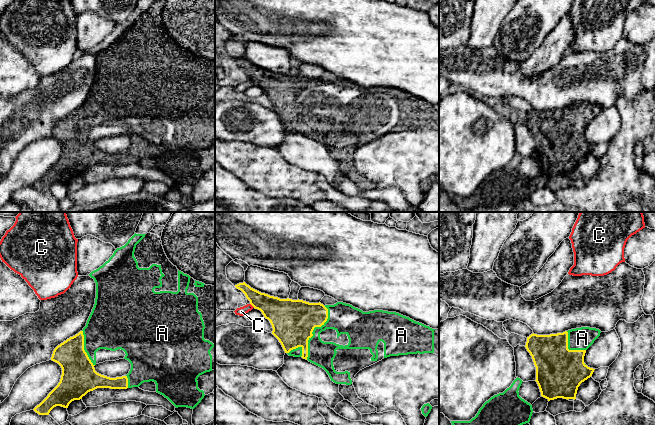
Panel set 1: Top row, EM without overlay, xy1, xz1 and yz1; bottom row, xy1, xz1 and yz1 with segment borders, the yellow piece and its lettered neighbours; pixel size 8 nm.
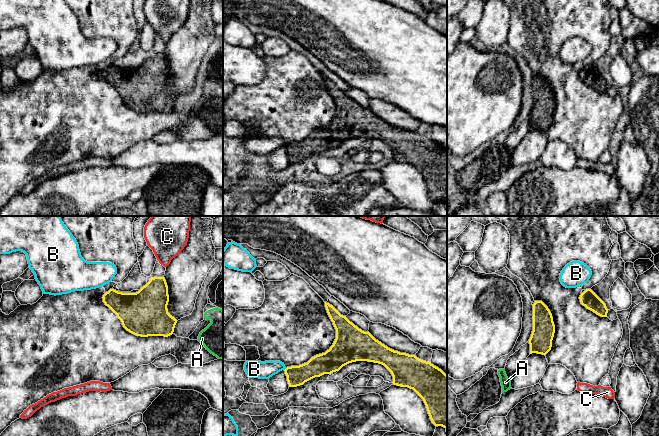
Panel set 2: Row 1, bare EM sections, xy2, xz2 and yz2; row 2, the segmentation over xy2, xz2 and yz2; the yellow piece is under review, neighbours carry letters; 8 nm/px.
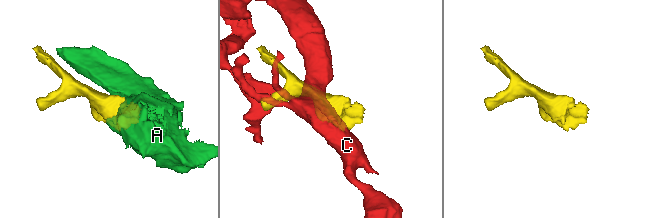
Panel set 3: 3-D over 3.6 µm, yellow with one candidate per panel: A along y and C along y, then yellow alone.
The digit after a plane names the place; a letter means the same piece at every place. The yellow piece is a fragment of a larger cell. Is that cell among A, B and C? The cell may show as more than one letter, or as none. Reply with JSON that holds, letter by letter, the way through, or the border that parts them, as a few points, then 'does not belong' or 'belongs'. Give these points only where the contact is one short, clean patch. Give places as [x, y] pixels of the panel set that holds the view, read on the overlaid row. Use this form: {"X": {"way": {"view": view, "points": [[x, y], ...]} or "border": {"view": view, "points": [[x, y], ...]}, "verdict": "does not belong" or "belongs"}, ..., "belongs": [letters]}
{"A": {"verdict": "belongs"}, "B": {"border": {"view": "xz2", "points": [[286, 368], [284, 370]]}, "verdict": "does not belong"}, "C": {"border": {"view": "xz1", "points": [[250, 303], [254, 307]]}, "verdict": "does not belong"}, "belongs": ["A"]}

